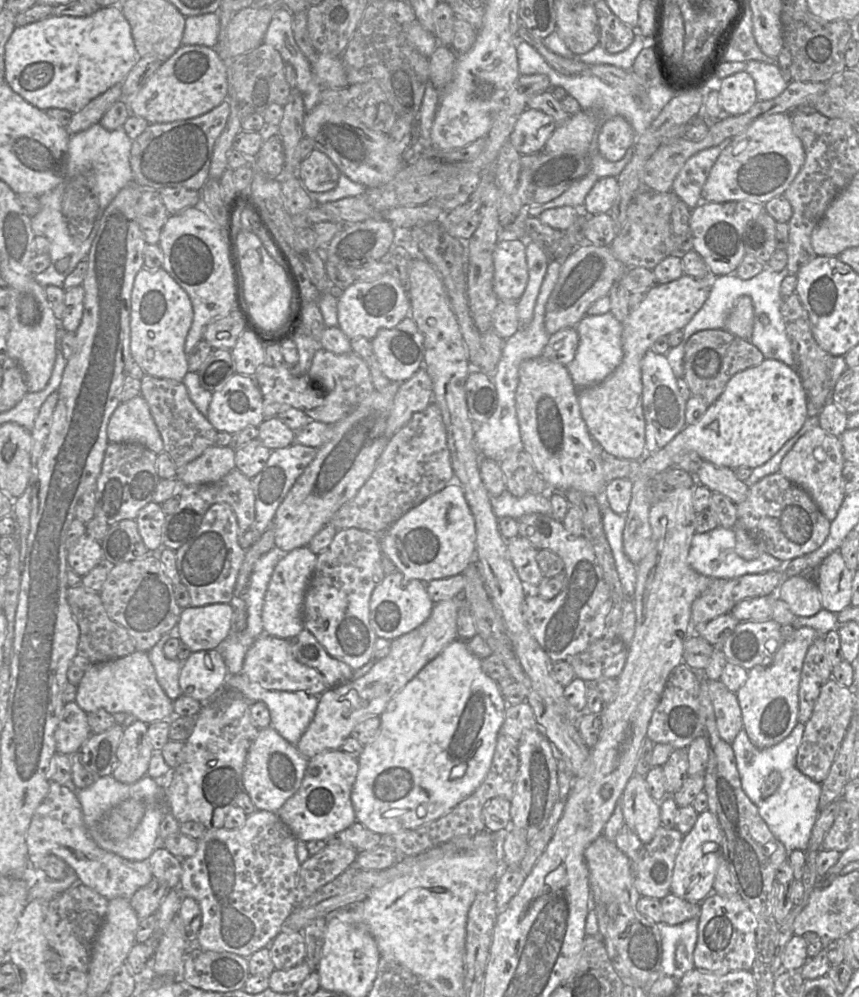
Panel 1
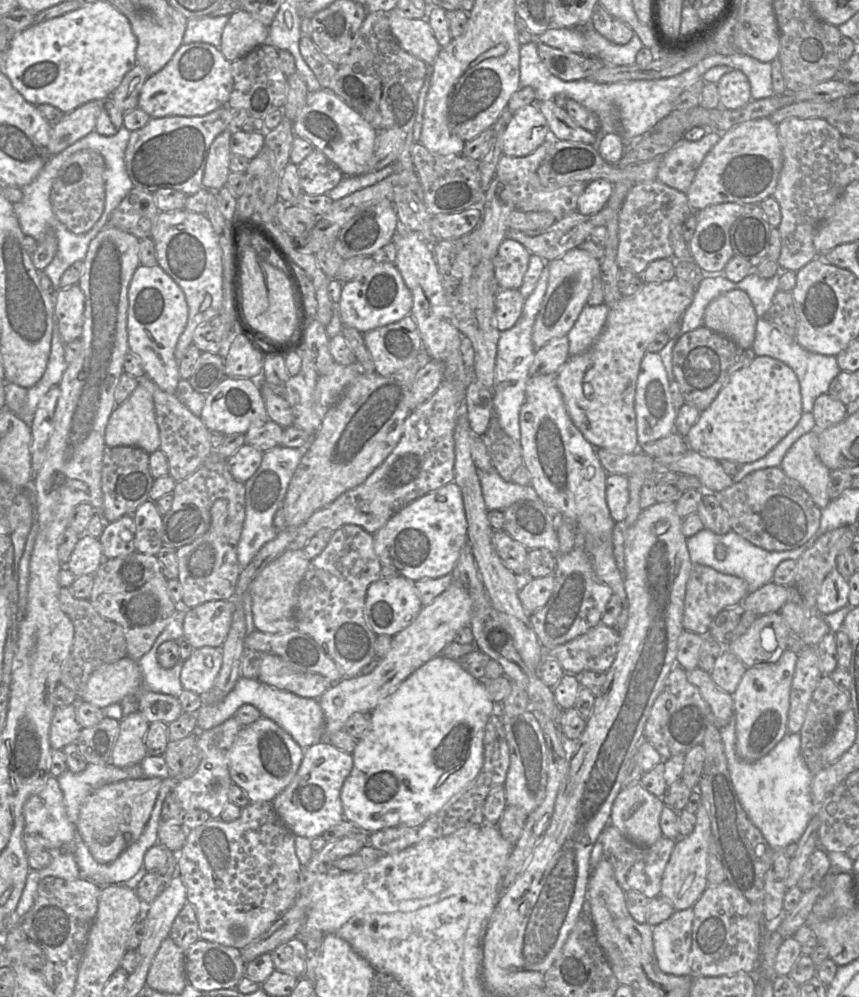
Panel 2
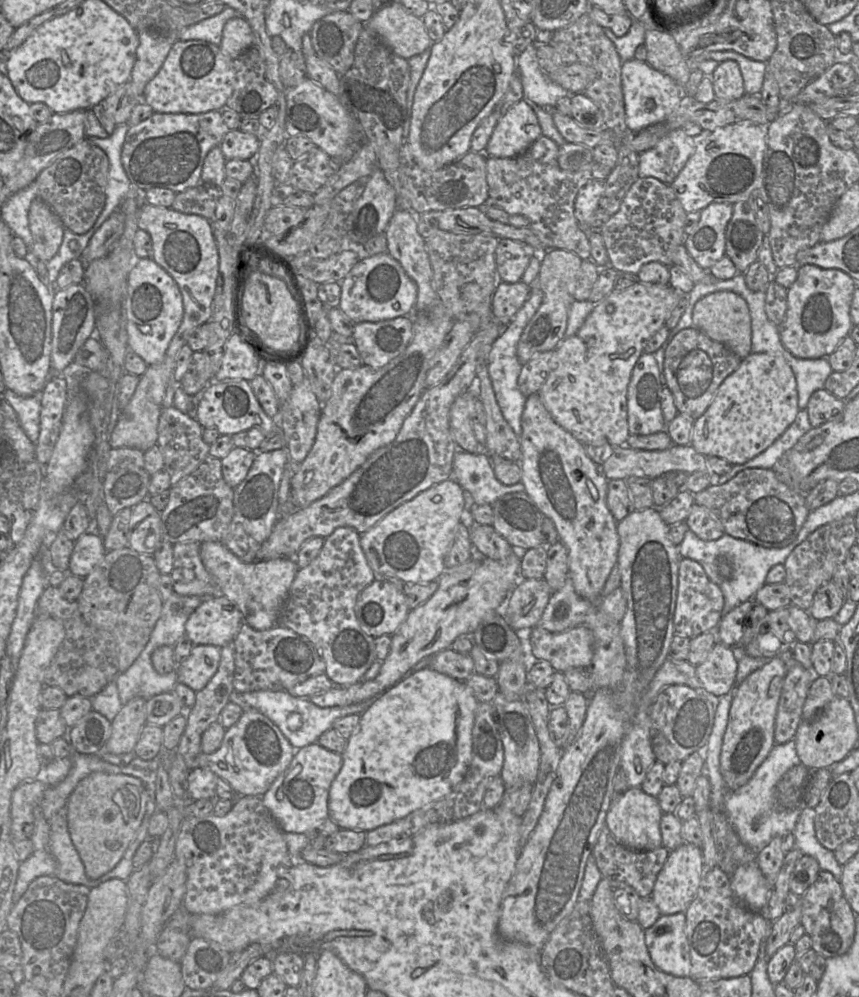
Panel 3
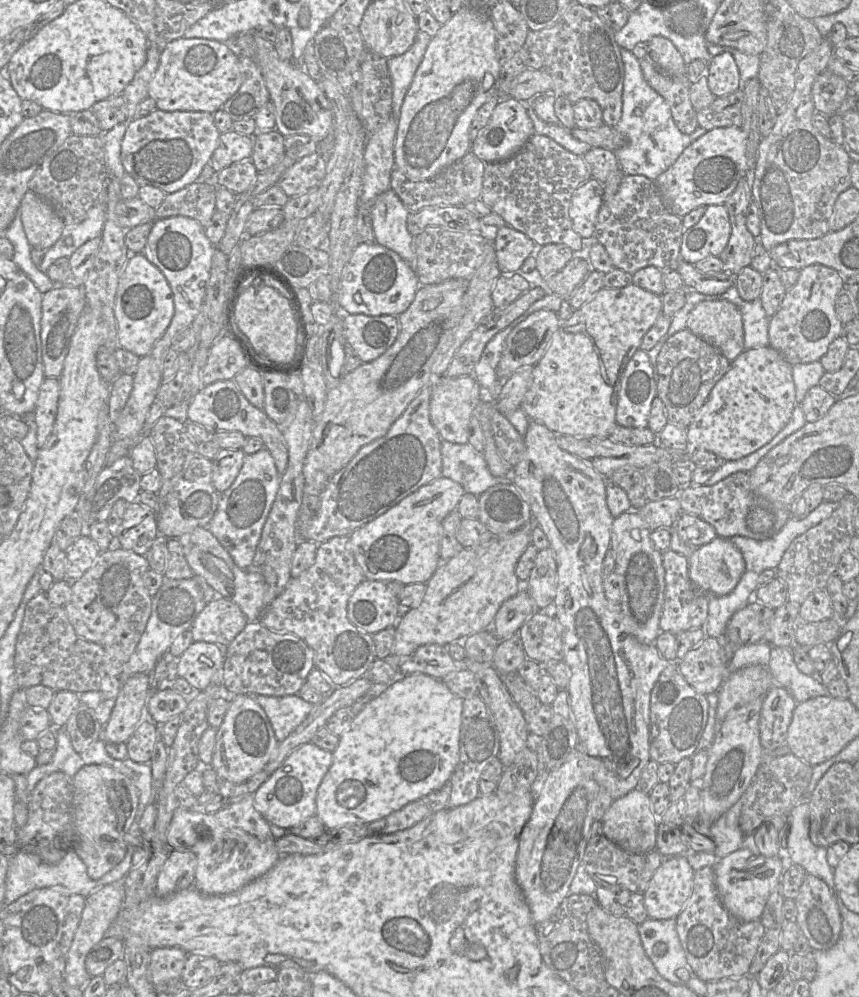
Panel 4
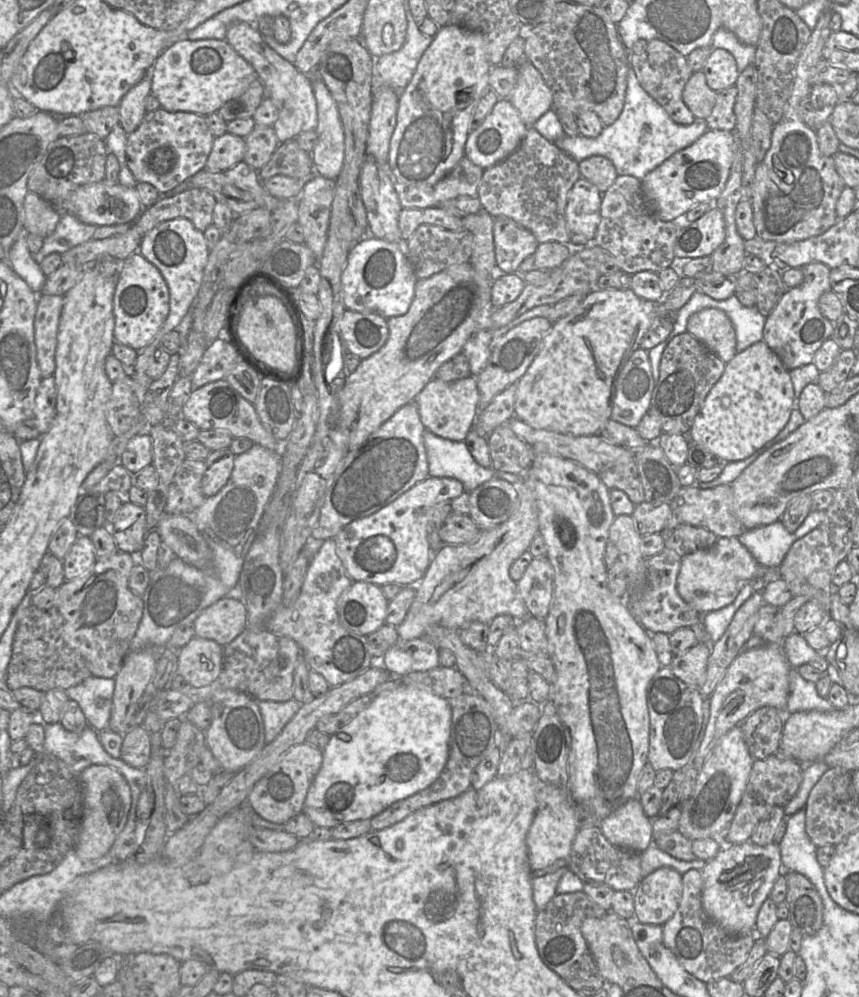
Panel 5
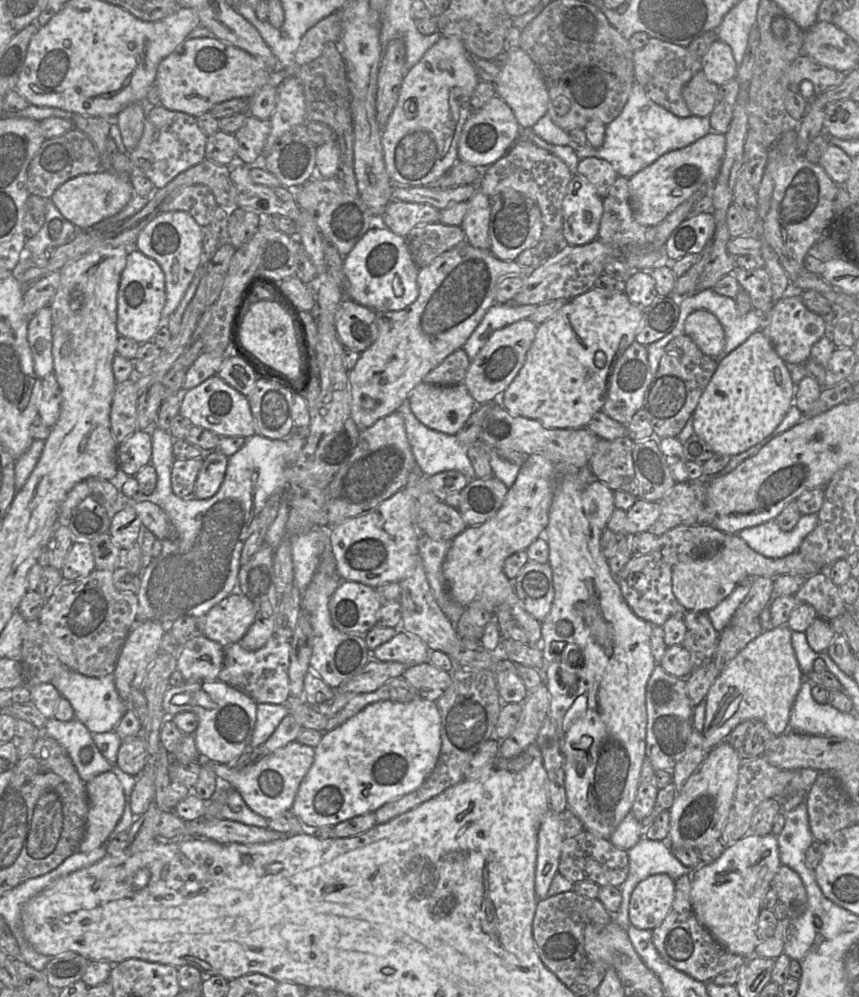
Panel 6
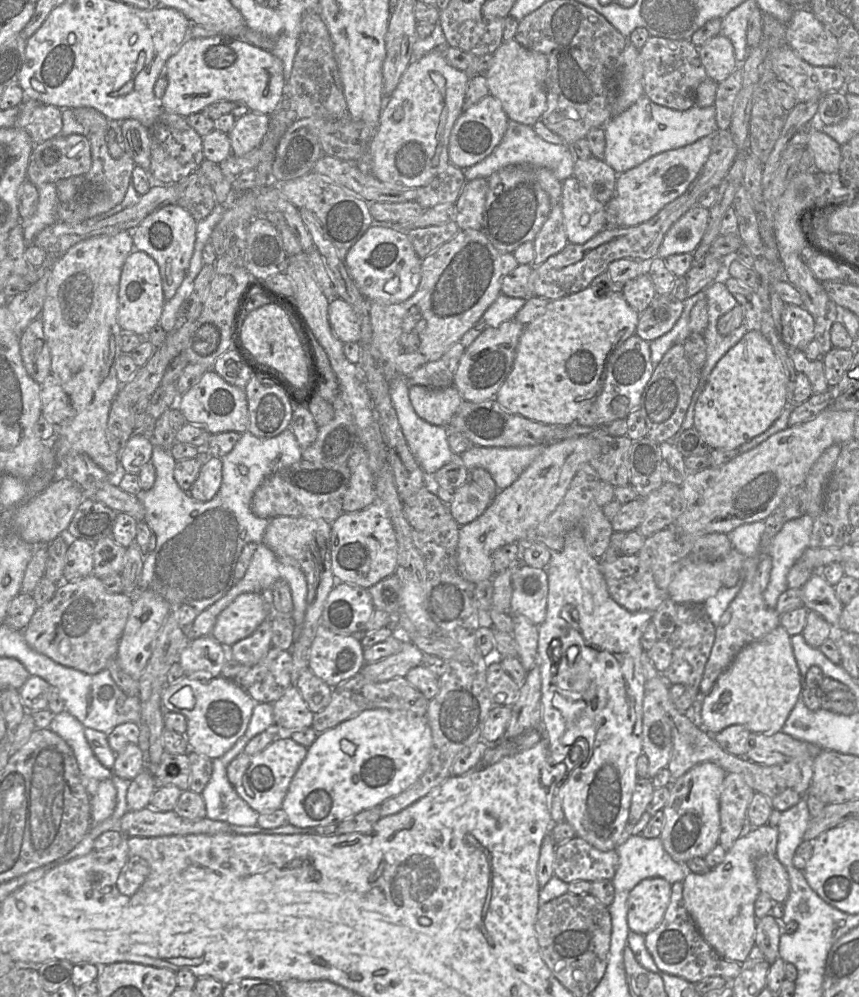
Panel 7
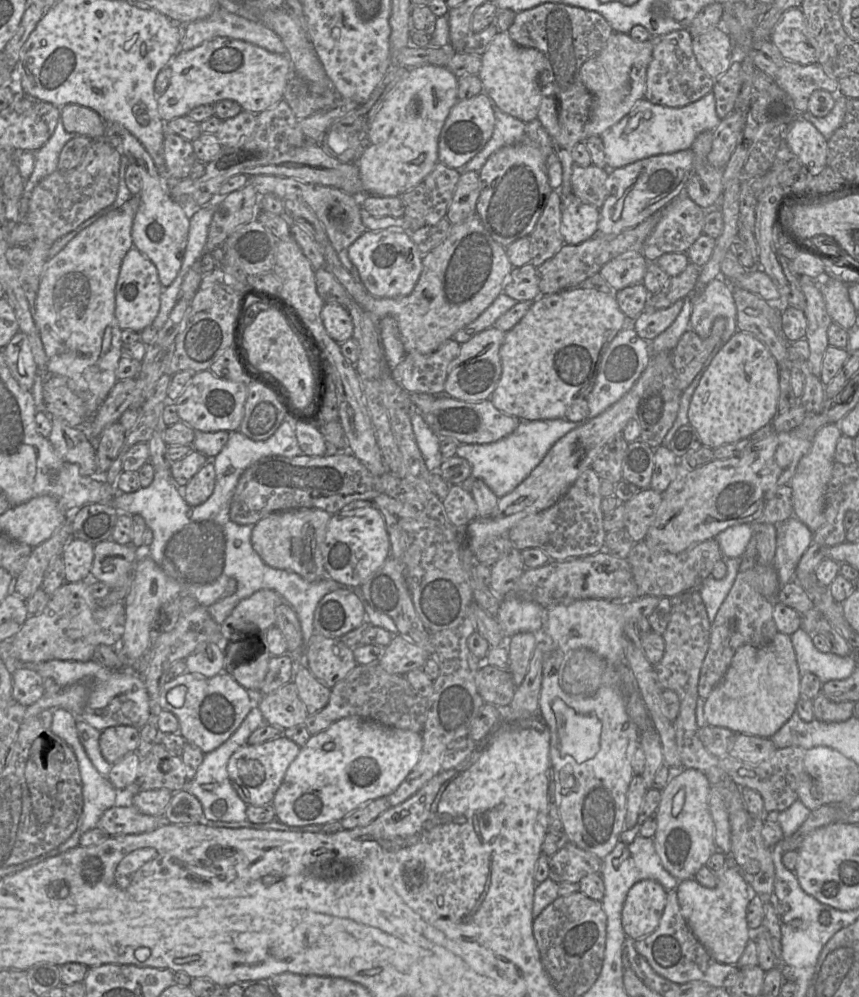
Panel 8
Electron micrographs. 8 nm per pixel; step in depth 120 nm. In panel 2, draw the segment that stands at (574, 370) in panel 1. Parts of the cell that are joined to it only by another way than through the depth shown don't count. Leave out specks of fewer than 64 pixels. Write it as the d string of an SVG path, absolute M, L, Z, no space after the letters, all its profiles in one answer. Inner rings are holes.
M604 303L585 305L567 334L570 356L582 354L592 347L604 328L608 312L609 308Z

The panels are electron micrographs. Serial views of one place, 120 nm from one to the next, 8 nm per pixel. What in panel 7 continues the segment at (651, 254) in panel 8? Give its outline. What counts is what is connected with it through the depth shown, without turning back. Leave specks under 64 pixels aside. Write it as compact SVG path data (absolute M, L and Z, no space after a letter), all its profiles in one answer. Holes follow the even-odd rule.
M698 204L692 207L668 230L658 249L658 257L666 259L675 254L693 253L702 241L708 220L709 209Z

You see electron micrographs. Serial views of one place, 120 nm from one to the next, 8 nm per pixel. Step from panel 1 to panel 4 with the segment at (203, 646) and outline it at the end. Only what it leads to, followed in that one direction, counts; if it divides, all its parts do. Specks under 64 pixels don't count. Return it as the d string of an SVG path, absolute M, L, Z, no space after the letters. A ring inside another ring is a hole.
M226 598L209 602L194 620L190 631L194 641L227 647L245 628L248 620L240 607Z

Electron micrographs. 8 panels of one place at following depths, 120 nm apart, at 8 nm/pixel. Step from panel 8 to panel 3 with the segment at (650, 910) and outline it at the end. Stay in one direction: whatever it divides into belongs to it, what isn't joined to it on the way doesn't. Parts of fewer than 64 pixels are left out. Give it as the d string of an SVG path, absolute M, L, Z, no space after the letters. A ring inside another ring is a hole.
M683 842L669 852L662 869L658 873L651 894L661 915L685 913L697 895L705 870L701 847Z

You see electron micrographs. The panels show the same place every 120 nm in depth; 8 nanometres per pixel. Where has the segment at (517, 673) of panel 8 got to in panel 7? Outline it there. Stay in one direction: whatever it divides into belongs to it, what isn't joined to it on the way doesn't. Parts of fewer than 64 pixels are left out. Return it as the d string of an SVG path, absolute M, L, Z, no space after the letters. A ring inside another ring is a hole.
M522 615L512 616L514 630L512 636L517 644L520 663L529 672L537 664L538 626Z

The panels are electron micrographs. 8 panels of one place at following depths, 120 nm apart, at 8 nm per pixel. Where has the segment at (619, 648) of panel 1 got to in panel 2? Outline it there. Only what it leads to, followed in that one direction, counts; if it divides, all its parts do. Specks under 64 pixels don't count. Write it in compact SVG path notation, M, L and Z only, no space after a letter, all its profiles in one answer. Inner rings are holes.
M599 623L569 642L552 649L546 649L545 658L557 660L567 674L576 675L582 671L605 673L615 660L620 639L620 632L615 628Z

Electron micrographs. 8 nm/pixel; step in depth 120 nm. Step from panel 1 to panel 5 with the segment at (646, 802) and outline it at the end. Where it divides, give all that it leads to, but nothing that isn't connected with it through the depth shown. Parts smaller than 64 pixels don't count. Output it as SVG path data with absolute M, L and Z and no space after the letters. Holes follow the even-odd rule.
M634 797L599 822L606 839L614 846L642 852L652 841L652 819L643 811L638 799Z

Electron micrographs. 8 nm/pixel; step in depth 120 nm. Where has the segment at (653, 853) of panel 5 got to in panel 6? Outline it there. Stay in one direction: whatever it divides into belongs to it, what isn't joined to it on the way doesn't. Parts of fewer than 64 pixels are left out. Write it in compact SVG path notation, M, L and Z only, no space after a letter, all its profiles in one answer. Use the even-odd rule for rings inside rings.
M642 837L627 853L629 872L626 880L618 887L622 894L622 902L617 913L613 915L613 920L624 930L630 926L630 898L639 882L654 874L667 874L676 880L682 875L691 874L694 870L684 866L674 856L667 841Z

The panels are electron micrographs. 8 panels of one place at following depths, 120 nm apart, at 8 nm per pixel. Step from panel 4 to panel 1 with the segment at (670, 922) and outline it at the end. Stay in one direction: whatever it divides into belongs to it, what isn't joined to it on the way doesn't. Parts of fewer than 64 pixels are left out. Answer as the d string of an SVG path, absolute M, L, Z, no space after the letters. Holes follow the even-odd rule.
M699 918L670 925L658 923L662 938L661 968L677 980L695 968L694 950L698 937Z

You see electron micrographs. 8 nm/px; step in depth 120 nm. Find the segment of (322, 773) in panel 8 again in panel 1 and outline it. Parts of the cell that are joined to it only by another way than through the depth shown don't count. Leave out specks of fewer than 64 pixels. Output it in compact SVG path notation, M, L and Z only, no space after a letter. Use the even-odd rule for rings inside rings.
M455 639L389 701L380 715L378 735L364 745L358 757L359 769L351 791L357 821L385 835L416 829L449 813L486 777L506 707L497 681L483 672L481 659L468 649L466 641Z

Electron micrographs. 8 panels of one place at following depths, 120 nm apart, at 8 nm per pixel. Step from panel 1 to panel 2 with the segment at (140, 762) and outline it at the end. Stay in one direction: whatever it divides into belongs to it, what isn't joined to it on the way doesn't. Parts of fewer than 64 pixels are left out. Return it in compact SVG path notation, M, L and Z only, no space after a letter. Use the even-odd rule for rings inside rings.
M140 711L133 712L119 722L119 734L115 741L111 763L119 768L140 762L148 755L145 736L149 722Z

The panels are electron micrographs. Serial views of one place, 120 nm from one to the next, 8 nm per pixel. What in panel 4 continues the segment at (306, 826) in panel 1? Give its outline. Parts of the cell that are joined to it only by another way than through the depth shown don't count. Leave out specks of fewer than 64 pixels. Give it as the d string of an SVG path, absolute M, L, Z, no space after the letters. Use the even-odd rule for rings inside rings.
M312 742L303 744L292 751L254 793L261 811L270 824L294 829L317 815L317 791L332 763L333 752L322 749Z

